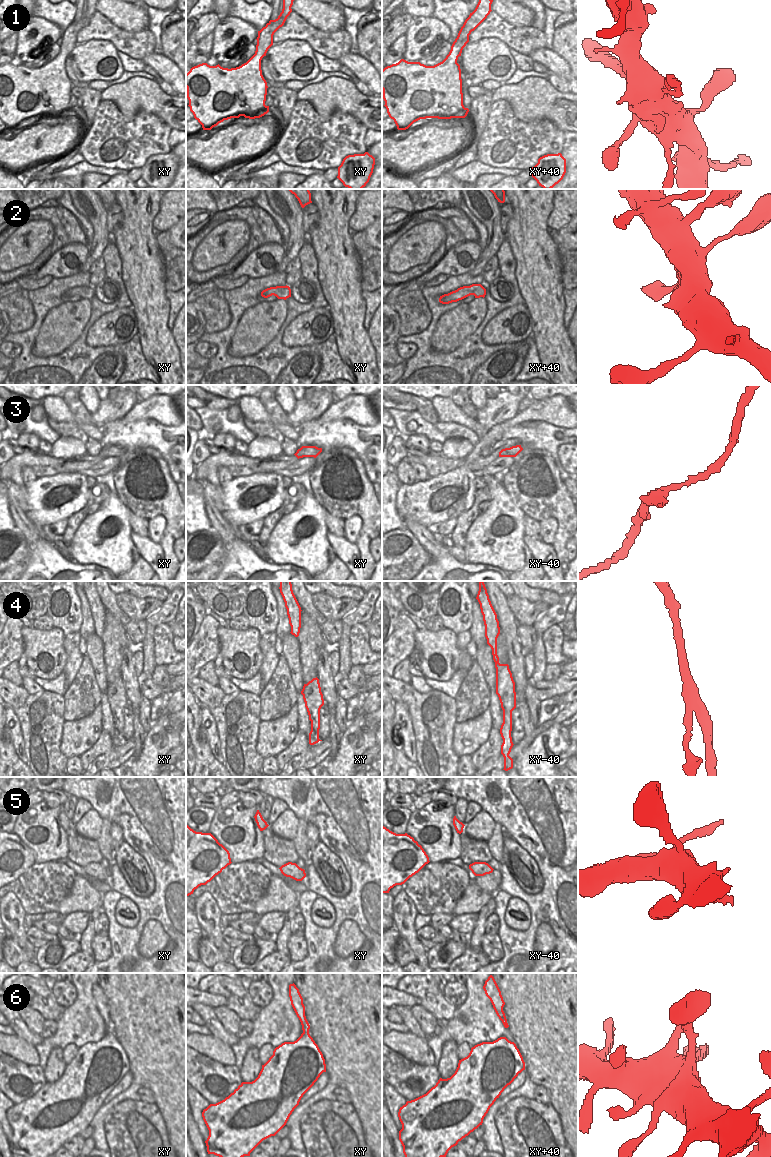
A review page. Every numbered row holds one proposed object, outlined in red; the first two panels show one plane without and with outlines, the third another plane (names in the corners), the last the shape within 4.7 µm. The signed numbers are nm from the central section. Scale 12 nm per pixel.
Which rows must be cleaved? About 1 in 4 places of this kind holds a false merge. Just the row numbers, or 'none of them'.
4, 5

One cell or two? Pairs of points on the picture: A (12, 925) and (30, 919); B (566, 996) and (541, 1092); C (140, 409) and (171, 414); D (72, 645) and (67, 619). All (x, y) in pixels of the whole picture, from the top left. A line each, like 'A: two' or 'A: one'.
A: two
B: two
C: one
D: two

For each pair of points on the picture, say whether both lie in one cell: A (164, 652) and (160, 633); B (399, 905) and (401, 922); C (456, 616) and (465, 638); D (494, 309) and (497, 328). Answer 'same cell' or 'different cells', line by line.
A: same cell
B: same cell
C: different cells
D: different cells

